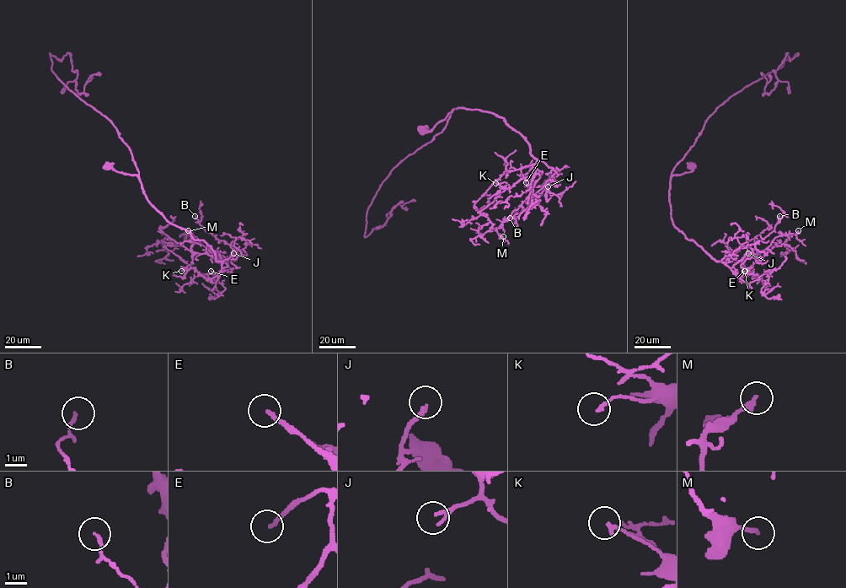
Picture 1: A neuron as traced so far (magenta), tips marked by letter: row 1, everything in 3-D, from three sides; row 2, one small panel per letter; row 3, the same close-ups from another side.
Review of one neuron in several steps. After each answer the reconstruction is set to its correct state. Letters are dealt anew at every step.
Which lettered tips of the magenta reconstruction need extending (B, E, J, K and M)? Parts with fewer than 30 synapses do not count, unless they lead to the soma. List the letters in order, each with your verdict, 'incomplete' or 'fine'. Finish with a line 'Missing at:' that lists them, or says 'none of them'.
B: fine
E: incomplete
J: fine
K: fine
M: fine
Missing at: E

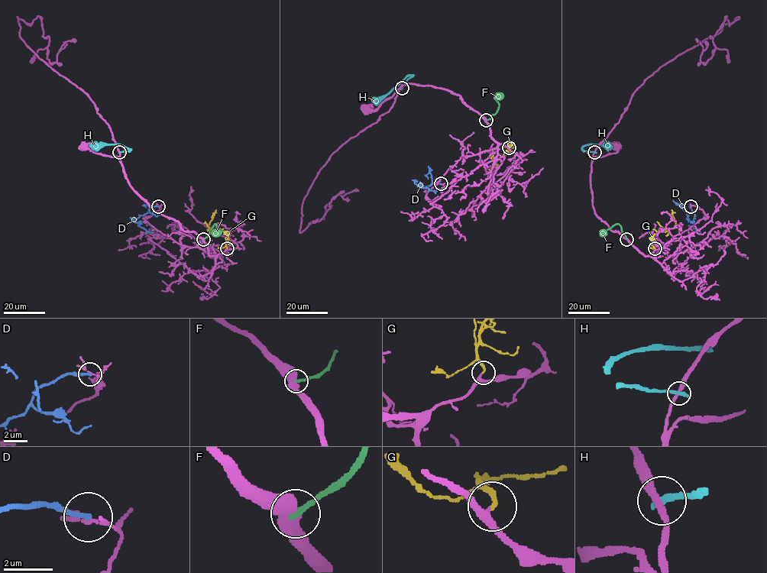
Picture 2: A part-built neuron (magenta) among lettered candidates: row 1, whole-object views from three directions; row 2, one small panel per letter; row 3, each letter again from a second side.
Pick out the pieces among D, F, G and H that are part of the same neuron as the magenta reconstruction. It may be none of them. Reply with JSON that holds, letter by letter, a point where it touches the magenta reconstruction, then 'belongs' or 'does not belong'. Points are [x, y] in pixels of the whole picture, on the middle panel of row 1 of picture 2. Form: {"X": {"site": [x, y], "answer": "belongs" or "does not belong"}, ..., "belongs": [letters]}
{"D": {"site": [441, 183], "answer": "does not belong"}, "F": {"site": [486, 120], "answer": "does not belong"}, "G": {"site": [509, 147], "answer": "belongs"}, "H": {"site": [402, 88], "answer": "does not belong"}, "belongs": ["G"]}

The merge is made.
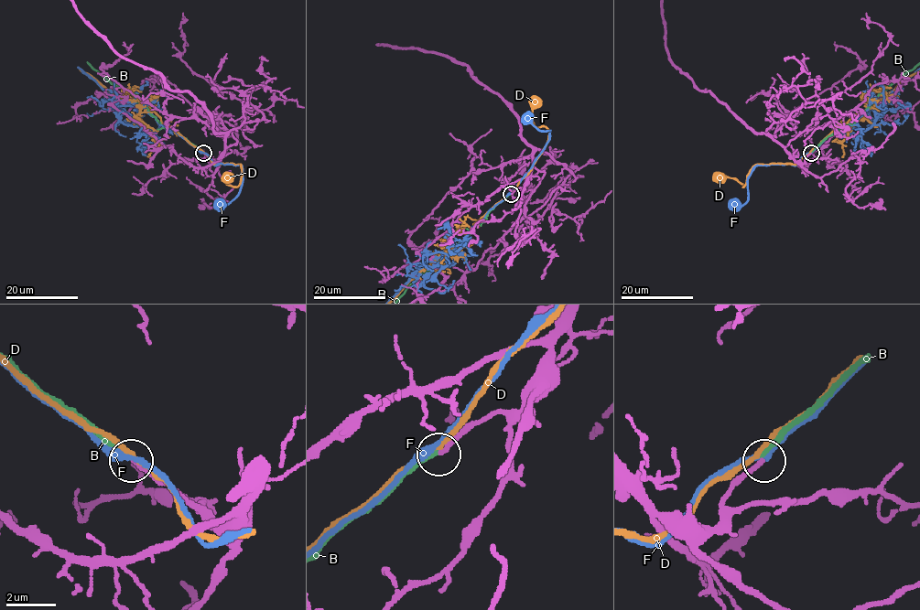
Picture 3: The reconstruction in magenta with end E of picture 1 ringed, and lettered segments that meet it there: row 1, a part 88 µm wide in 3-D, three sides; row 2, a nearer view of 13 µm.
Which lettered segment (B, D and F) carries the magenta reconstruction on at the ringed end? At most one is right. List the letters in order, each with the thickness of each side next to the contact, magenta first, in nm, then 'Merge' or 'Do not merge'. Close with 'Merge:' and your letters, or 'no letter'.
B: Thickness 180 nm (magenta) against 180 nm. Do not merge
D: Thickness 300 nm (magenta) against 200 nm. Do not merge
F: Thickness 170 nm (magenta) against 300 nm. Do not merge
Merge: no letter

